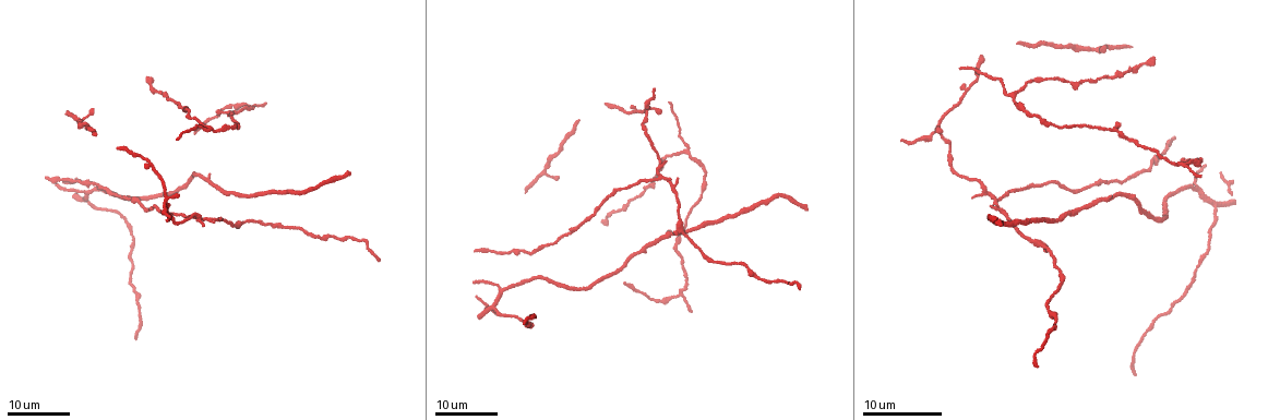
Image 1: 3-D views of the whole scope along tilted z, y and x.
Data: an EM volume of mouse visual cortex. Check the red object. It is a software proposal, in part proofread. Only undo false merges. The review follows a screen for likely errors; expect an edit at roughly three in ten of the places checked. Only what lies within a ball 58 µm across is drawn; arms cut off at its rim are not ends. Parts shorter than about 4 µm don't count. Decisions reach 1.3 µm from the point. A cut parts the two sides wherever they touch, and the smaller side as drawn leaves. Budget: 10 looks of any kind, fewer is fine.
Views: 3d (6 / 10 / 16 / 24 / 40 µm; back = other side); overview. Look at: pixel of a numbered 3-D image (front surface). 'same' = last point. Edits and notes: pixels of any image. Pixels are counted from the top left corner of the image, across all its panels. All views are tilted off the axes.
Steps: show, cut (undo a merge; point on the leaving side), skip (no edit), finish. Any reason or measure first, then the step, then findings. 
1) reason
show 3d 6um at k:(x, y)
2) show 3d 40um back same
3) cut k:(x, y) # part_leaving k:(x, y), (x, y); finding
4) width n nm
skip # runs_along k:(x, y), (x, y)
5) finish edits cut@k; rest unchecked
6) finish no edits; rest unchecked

show 3d 24um at 1:(688, 231)

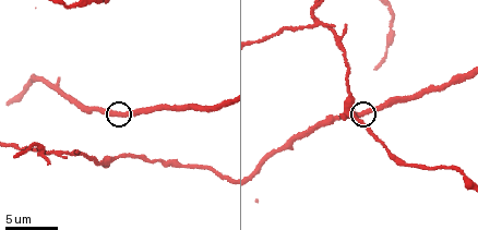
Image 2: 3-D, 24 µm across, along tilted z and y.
zoom in
show 3d 10um at 2:(364, 111)

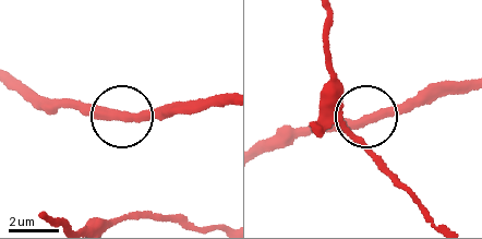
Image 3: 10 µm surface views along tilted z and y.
side_arm 23 um
skip # all the same neuron

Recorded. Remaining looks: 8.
three-way junction
show 3d 10um at 2:(352, 112)

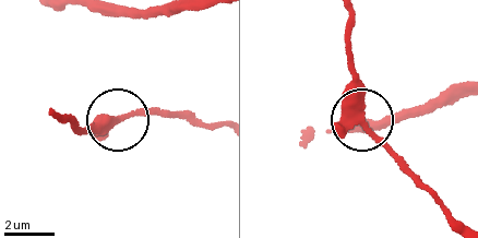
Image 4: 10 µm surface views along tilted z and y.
skip # one neuron here

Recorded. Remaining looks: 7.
show 3d 6um at 2:(317, 19)

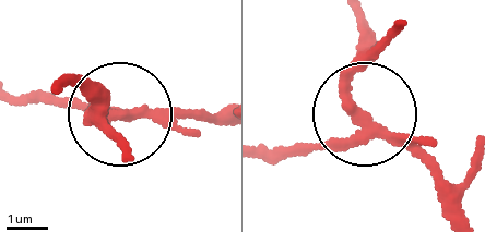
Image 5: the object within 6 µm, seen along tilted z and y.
cut 5:(69, 102) # part_leaving 5:(352, 136), (261, 149); two neurons meet here

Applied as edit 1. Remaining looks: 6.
show overview

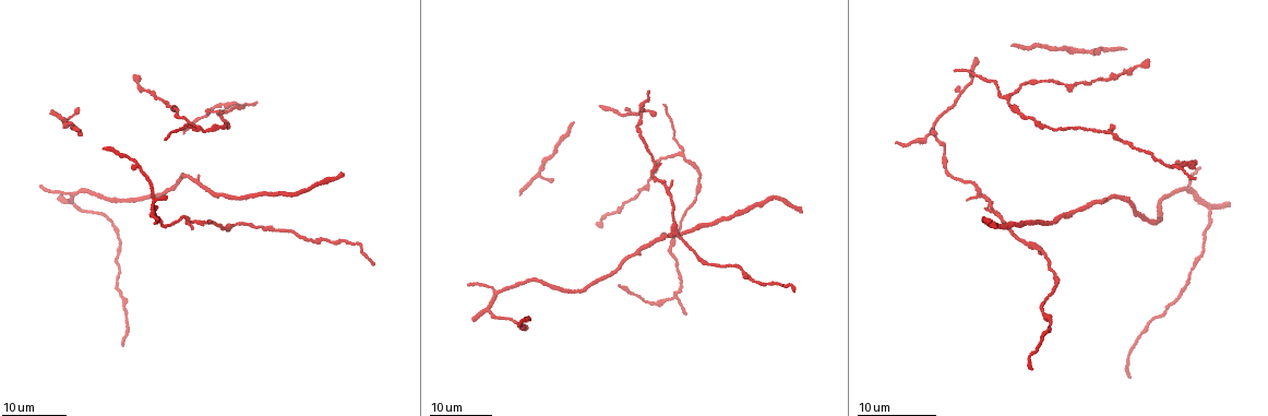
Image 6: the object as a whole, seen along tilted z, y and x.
arms part here
show 3d 16um at 6:(1010, 98)

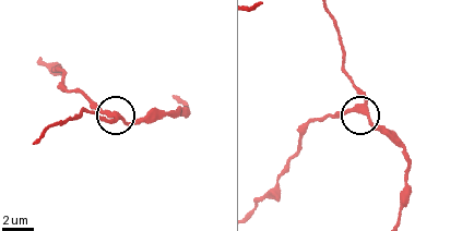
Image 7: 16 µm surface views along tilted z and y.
show 3d 10um at 7:(361, 113)

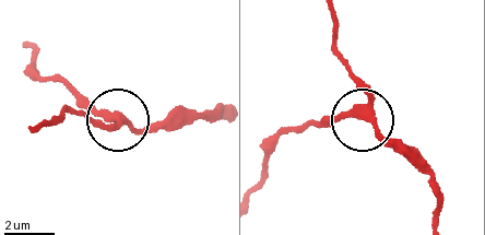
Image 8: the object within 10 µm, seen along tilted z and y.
width 270 nm
skip # one neuron here

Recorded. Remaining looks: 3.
three-way junction
show 3d 24um at 6:(1192, 192)

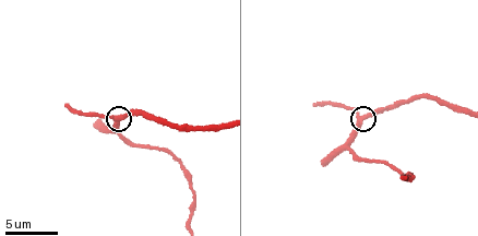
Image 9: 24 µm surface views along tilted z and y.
show 3d 10um at 9:(115, 119)

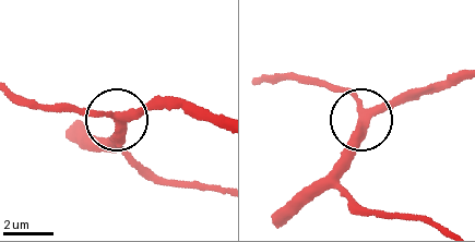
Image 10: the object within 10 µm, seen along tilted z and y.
width 330 nm
skip # runs_along 10:(465, 71), (363, 113), (352, 95), (324, 84); all the same neuron

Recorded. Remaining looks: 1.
finish edits cut@5; rest unchecked

